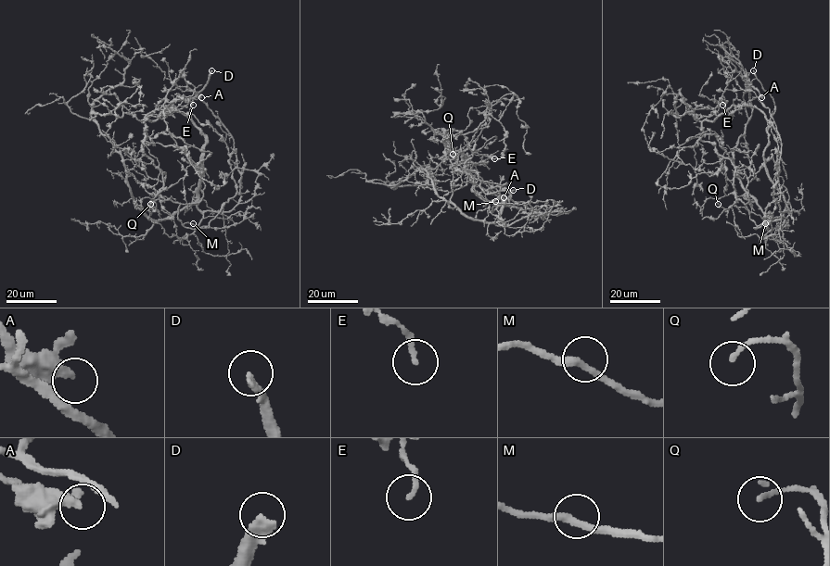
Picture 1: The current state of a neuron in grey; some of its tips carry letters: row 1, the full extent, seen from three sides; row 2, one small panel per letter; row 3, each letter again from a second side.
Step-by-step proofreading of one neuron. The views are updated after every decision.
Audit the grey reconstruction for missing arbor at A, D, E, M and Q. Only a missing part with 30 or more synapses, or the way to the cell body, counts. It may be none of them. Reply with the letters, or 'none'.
D

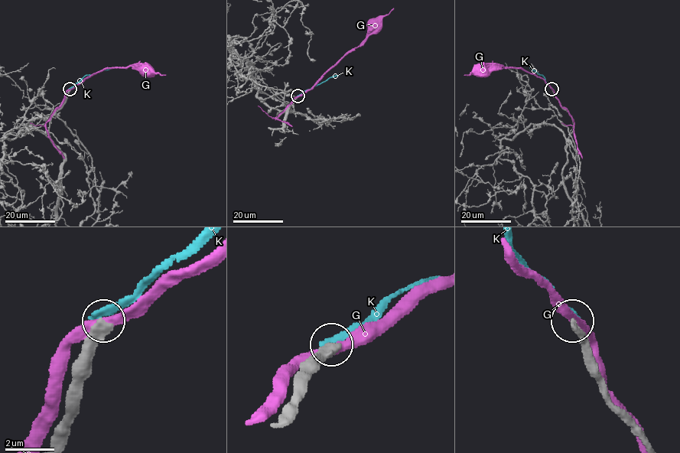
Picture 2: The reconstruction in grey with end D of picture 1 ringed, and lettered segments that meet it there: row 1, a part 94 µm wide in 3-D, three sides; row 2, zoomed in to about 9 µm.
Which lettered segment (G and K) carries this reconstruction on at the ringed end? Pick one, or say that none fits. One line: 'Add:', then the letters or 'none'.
Add: none

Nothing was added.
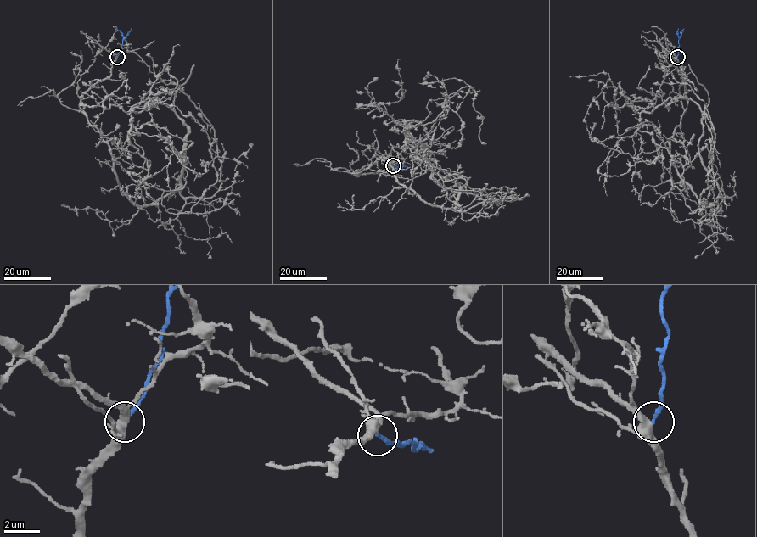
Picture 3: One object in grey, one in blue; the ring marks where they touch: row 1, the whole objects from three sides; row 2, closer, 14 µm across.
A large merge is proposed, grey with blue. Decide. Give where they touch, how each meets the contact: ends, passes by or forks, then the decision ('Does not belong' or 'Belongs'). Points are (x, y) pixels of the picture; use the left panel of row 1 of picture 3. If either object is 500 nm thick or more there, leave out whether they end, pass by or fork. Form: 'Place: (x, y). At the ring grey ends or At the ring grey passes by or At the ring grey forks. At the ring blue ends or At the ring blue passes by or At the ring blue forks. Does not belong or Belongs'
Place: (117, 57). At the ring grey forks. At the ring blue ends. Belongs

